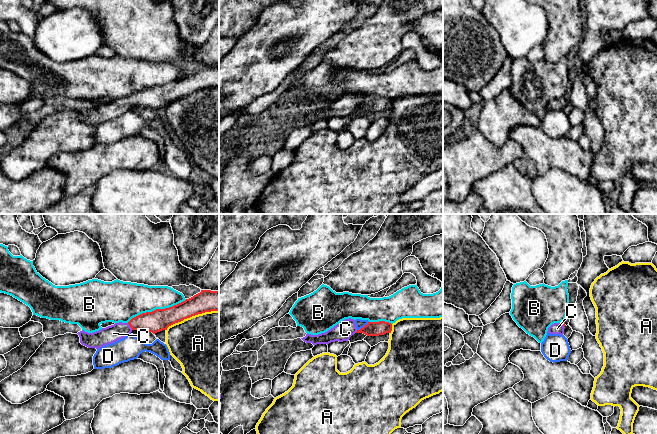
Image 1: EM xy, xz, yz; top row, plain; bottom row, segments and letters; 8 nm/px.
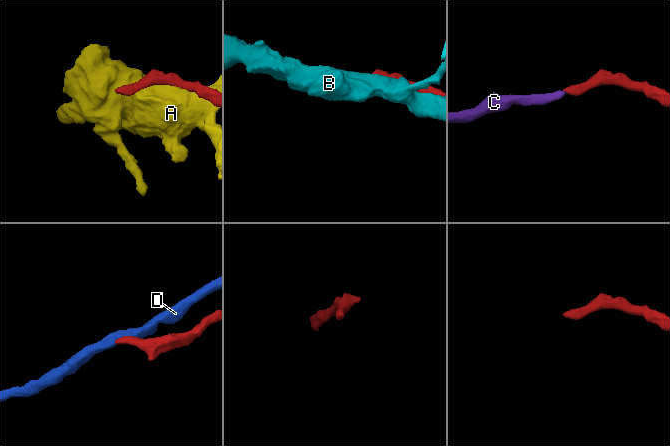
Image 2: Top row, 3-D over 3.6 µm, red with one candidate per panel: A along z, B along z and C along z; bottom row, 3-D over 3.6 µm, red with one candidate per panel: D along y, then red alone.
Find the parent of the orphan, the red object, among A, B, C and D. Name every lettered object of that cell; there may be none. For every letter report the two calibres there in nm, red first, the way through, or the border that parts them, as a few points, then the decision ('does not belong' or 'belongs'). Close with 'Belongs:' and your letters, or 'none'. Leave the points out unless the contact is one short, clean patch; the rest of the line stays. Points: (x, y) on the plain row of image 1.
A: 180 nm thick on the red side, 500 nm on the other; does not belong
B: 180 nm thick on the red side, 300 nm on the other; does not belong
C: 180 nm thick on the red side, 140 nm on the other; runs through xy (160, 95), (139, 98), (130, 102), (113, 109); belongs
D: 110 nm thick on the red side, 70 nm on the other; border along xz (368, 97), (357, 106); does not belong
Belongs: C

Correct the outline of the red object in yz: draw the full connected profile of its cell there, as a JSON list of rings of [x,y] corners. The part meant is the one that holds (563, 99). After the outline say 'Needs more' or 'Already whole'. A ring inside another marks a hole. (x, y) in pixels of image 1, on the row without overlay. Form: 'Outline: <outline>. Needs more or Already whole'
Outline: [[[562,97],[561,99],[554,99],[548,104],[547,109],[563,111],[565,102],[566,101],[564,97]]]. Needs more

